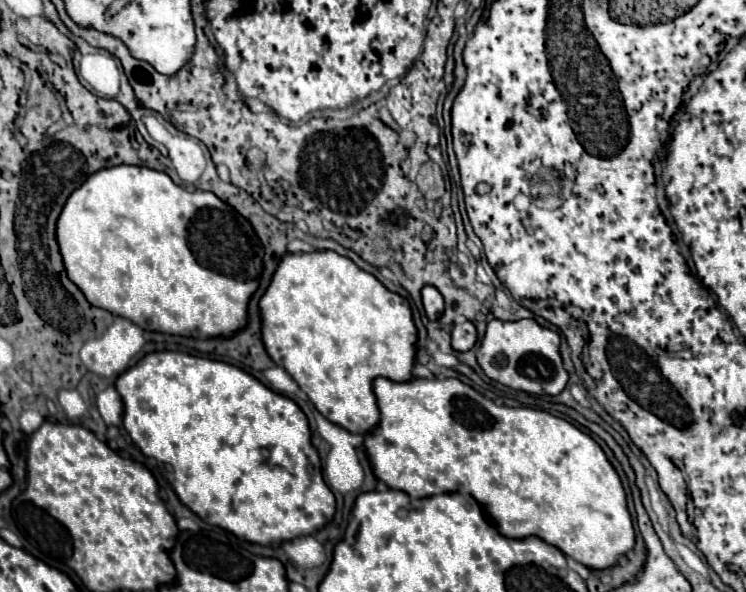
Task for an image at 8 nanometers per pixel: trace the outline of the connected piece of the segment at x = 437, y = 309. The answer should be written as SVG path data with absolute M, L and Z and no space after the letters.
M431 285L423 287L421 295L423 295L423 307L425 307L427 317L429 319L439 319L443 315L443 307L445 307L443 295L435 287L431 287Z

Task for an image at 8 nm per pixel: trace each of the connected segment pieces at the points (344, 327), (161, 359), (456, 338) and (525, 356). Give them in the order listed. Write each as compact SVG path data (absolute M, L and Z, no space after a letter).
M315 251L315 253L301 253L301 255L293 255L293 253L287 253L275 275L273 275L273 281L269 285L269 289L265 291L265 295L261 297L259 301L259 307L261 307L261 315L263 315L263 343L265 343L265 349L267 353L271 355L271 359L275 361L275 365L283 367L295 381L297 385L309 395L309 399L313 401L313 405L317 407L317 411L329 419L331 423L351 431L351 433L359 433L359 435L365 435L369 433L371 429L377 427L379 423L379 409L377 409L377 399L375 399L375 393L373 393L373 379L377 377L387 377L391 381L409 381L413 379L413 367L415 367L415 353L417 353L417 327L413 323L413 311L407 303L407 299L403 299L401 295L397 293L391 293L387 287L383 287L371 273L365 273L363 269L359 269L351 259L347 257L341 257L337 255L335 251Z
M159 351L159 353L145 355L137 365L133 365L125 373L121 373L115 387L117 387L119 395L123 397L123 405L125 405L123 427L127 429L129 437L133 439L133 443L147 457L157 459L157 463L165 469L167 477L169 477L169 483L173 485L181 503L187 505L193 513L197 513L205 523L217 525L217 527L233 533L235 537L243 539L243 541L257 543L257 545L269 545L269 543L283 543L283 541L291 541L295 537L311 535L317 529L325 527L333 519L337 501L335 501L335 495L331 493L331 489L325 485L325 481L321 477L321 459L317 455L317 449L311 443L311 431L309 431L309 423L307 423L305 413L289 397L271 391L267 385L263 385L253 375L249 375L243 369L237 369L233 365L227 365L223 361L193 357L193 355L187 355L187 353Z
M465 321L463 325L455 325L451 337L453 337L453 349L455 351L469 351L477 341L477 331L475 331L473 323Z
M535 319L489 321L487 333L477 351L477 363L489 379L533 395L559 395L569 379L561 363L559 335L539 325Z

